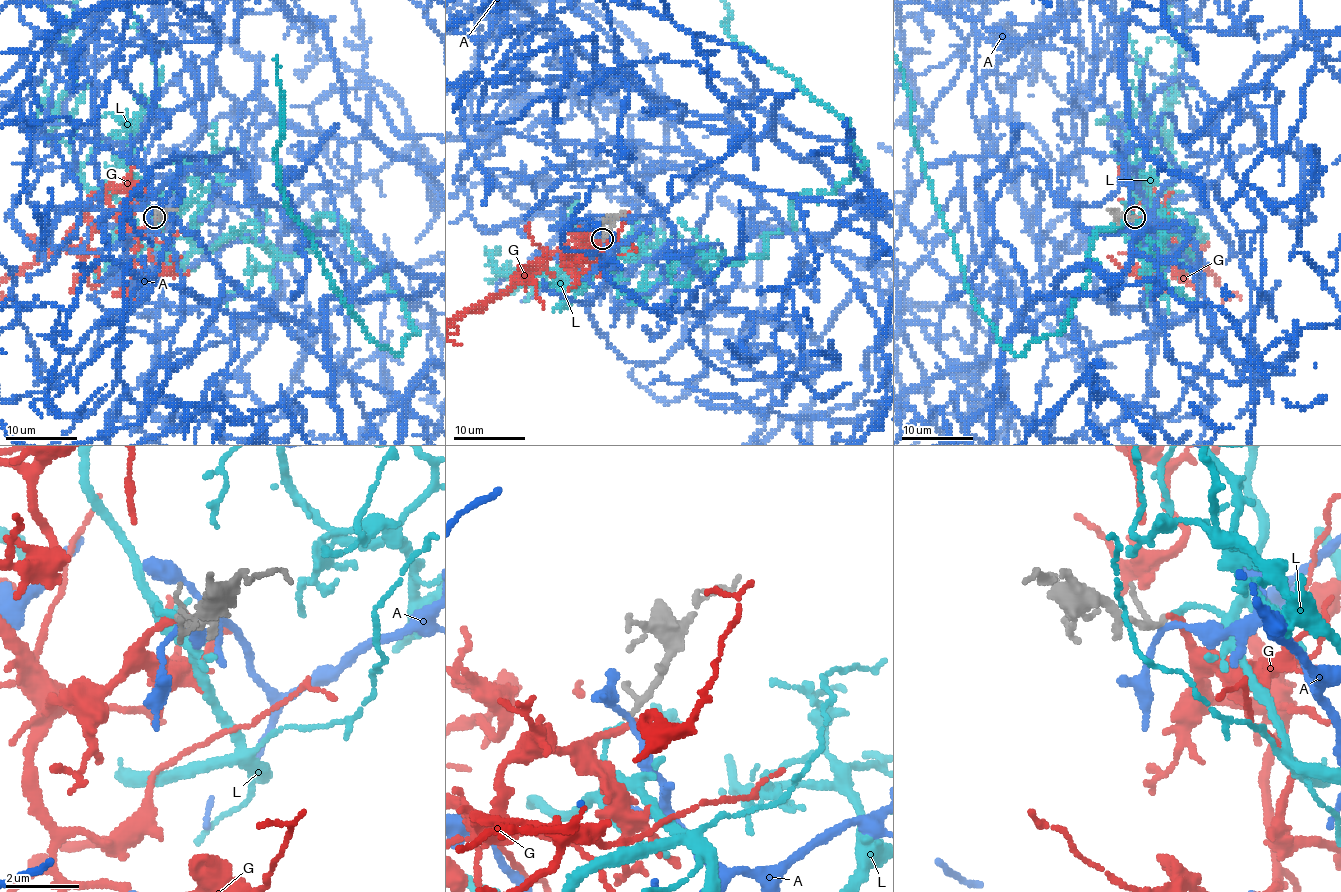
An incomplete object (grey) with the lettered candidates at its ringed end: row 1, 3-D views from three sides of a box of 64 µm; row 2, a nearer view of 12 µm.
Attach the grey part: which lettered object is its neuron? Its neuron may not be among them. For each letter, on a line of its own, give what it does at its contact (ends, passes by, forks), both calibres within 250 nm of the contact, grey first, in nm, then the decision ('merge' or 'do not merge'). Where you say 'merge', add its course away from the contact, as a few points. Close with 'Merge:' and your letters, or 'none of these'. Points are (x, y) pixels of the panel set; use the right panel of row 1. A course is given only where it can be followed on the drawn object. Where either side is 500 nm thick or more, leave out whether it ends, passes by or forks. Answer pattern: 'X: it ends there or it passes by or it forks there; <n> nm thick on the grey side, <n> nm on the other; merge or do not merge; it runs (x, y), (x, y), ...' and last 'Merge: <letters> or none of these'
A: it passes by; 150 nm thick on the grey side, 130 nm on the other; do not merge
G: it ends there; 150 nm thick on the grey side, 200 nm on the other; do not merge
L: it ends there; 130 nm thick on the grey side, 170 nm on the other; merge
Merge: L

